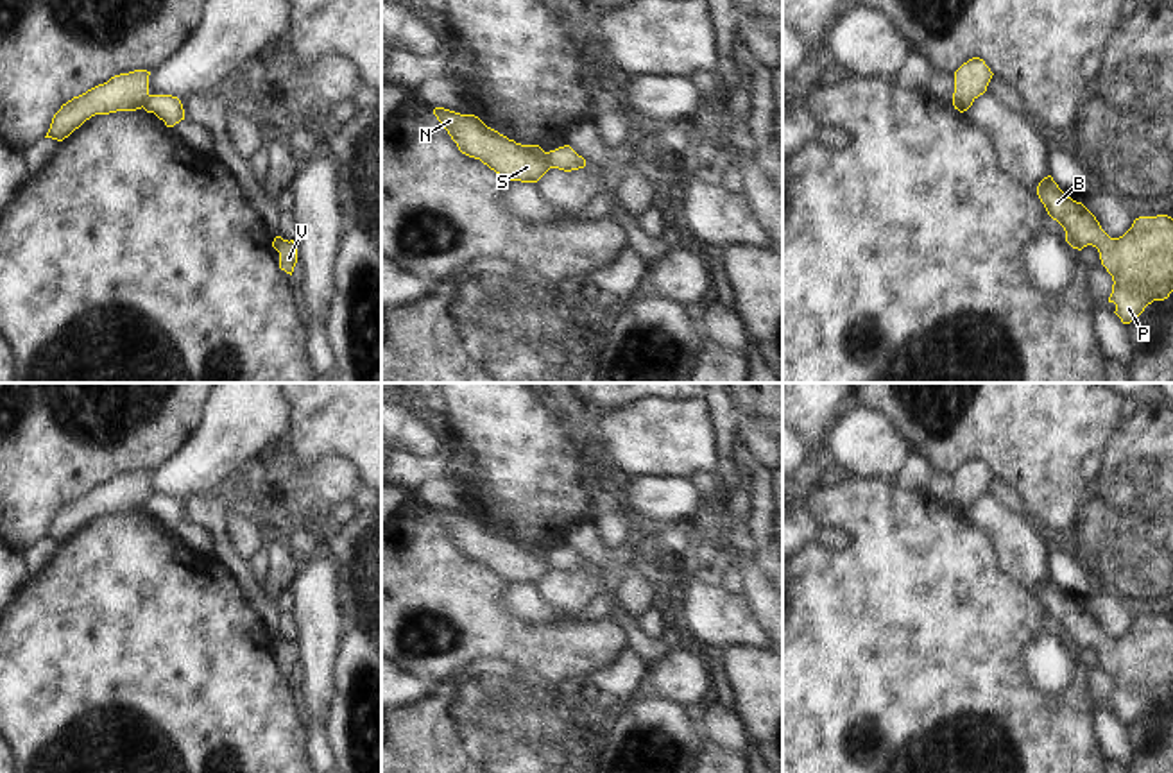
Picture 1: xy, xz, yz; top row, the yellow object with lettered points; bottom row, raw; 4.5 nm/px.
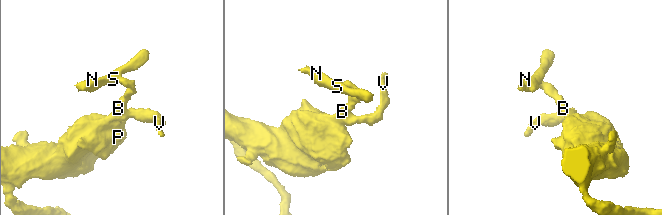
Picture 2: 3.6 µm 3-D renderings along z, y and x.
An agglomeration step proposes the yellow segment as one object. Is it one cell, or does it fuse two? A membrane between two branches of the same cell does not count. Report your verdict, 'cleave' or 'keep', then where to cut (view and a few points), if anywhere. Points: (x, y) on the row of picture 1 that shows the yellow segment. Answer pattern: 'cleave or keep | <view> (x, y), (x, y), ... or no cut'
cleave | xz (545, 152), (550, 167)

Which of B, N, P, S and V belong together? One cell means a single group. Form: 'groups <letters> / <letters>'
groups B P V / N S

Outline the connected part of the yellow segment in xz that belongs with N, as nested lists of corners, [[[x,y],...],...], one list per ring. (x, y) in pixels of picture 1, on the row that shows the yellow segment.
[[[435,107],[433,115],[462,154],[480,159],[507,181],[537,183],[550,170],[546,152],[539,145],[516,143],[475,115],[444,107]]]

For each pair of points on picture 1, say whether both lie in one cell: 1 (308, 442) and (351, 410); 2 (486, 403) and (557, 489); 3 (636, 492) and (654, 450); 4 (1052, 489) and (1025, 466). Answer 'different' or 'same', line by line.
1: same
2: same
3: different
4: same

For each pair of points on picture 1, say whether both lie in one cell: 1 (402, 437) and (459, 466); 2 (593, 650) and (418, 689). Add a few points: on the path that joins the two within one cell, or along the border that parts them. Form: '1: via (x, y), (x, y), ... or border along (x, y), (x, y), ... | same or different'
1: border along (443, 441), (428, 455), (400, 451) | different
2: border along (400, 668), (432, 684) | different

